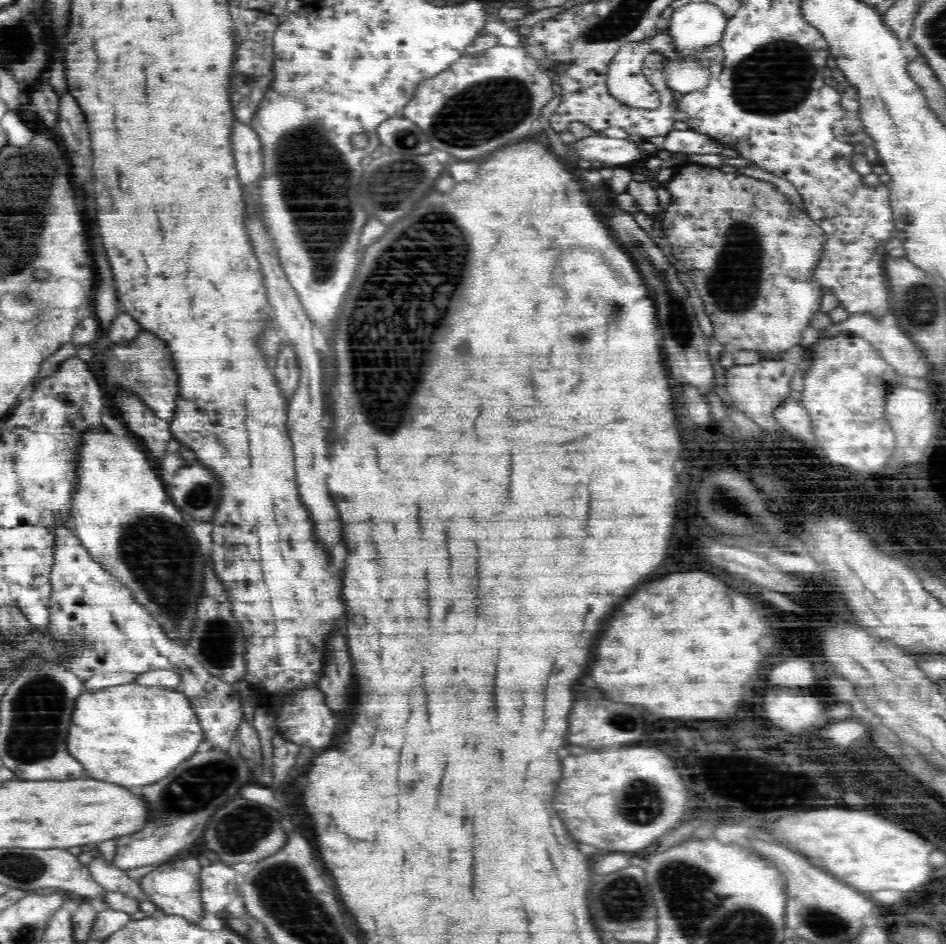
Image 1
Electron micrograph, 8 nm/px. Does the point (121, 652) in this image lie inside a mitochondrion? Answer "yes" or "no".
no

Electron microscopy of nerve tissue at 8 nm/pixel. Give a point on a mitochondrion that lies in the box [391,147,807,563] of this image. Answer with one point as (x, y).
(679, 323)

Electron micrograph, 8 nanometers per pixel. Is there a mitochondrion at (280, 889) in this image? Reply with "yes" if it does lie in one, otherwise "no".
yes

